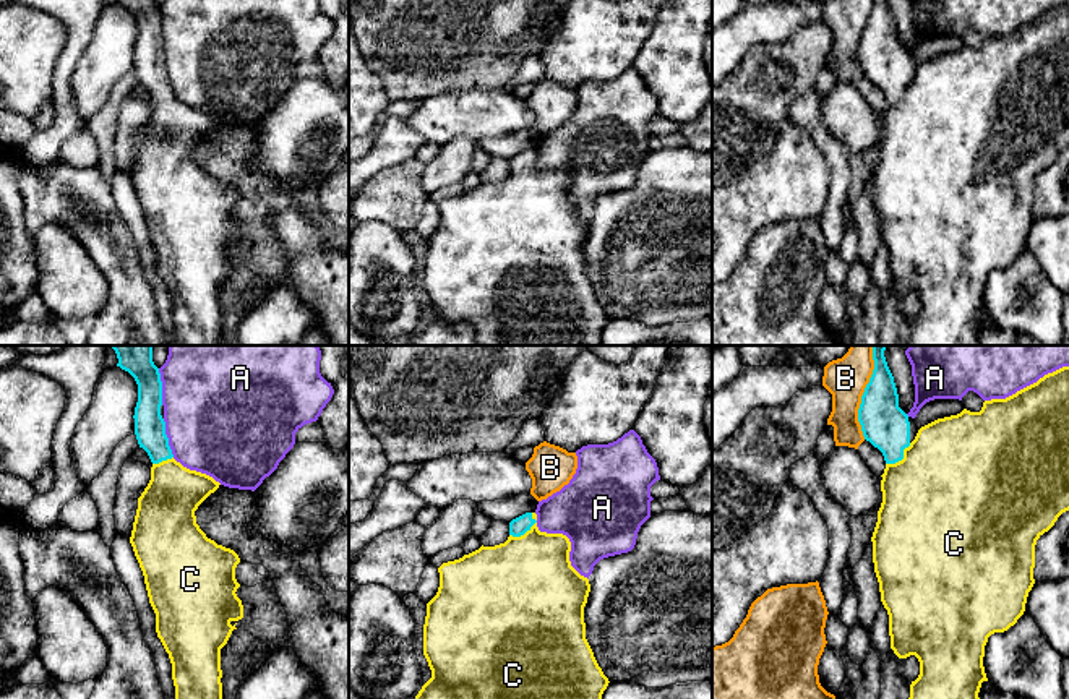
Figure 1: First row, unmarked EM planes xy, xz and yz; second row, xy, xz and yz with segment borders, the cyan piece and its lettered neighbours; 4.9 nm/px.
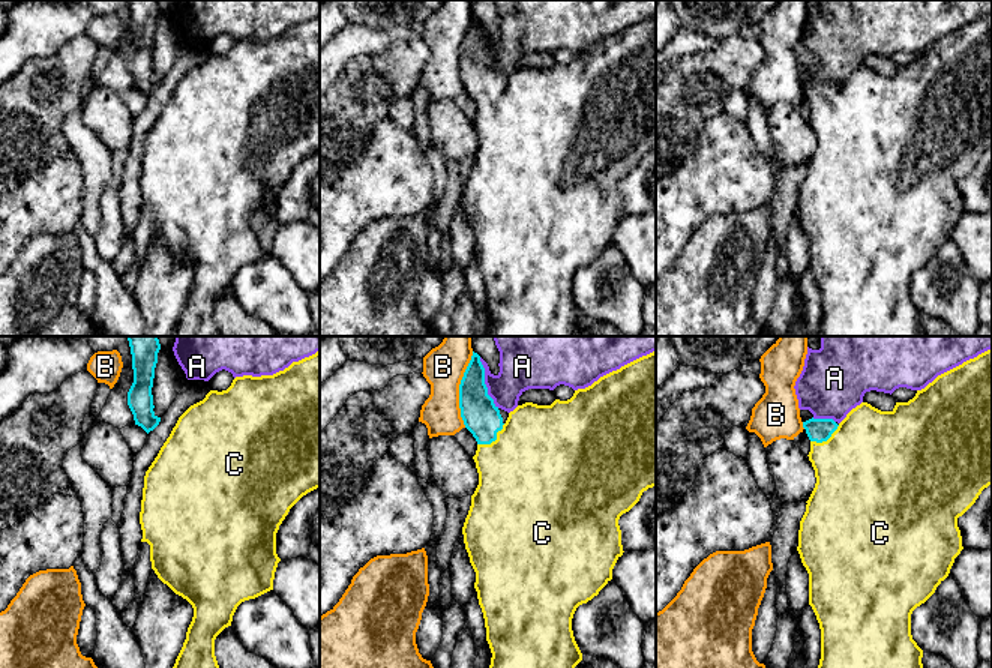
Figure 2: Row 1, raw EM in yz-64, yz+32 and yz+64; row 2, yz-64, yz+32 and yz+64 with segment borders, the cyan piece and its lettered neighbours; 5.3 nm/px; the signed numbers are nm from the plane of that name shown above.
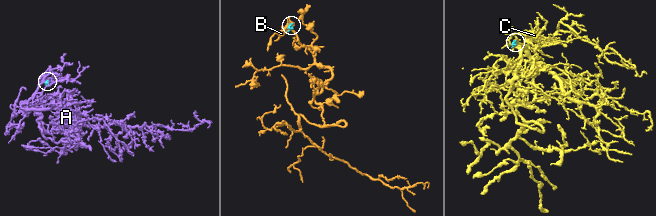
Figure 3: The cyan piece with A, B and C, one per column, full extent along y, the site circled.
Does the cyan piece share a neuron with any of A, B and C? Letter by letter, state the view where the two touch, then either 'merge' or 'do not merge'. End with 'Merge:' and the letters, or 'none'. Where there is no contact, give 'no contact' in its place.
A: xy | do not merge
B: yz | do not merge
C: xz | merge
Merge: C

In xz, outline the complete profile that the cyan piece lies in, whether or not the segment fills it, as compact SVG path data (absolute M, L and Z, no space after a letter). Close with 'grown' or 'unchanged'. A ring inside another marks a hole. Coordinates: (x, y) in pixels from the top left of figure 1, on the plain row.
M526 149L509 159L509 174L504 180L495 183L482 182L459 196L443 199L438 204L440 224L436 232L427 240L423 261L423 292L431 307L431 315L410 339L412 345L600 345L602 331L610 318L599 303L586 276L584 243L590 221L587 214L571 203L569 188L571 178L566 172L540 169L537 151Z; grown

